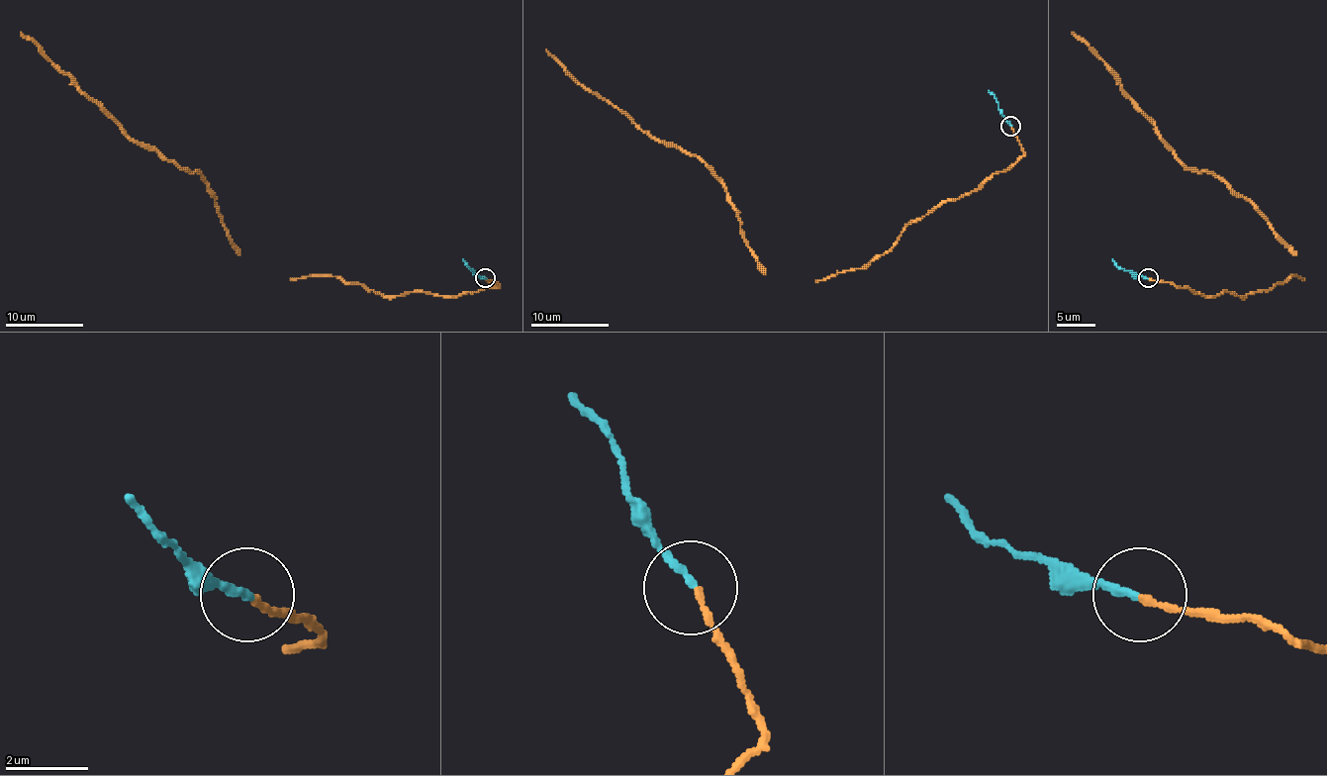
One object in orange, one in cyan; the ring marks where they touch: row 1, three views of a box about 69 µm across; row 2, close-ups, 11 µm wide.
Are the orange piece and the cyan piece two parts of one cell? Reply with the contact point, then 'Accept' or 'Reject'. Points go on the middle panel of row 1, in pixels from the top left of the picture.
Place: (1010, 126). Accept

